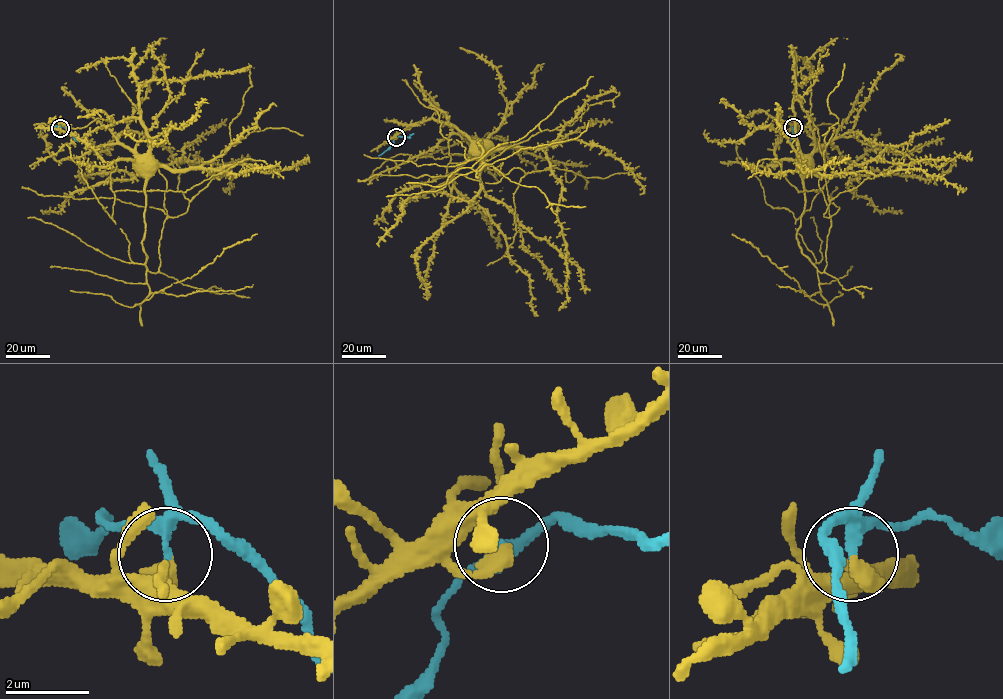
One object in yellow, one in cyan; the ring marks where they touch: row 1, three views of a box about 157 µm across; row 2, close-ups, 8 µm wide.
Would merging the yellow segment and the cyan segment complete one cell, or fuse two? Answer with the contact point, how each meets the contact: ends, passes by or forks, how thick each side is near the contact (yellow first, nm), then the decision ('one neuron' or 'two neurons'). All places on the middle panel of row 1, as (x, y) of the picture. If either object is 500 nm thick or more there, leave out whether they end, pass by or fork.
at (396, 137); yellow ends there; cyan forks there; 400 nm thick on the yellow side, 180 nm on the other; two neurons

